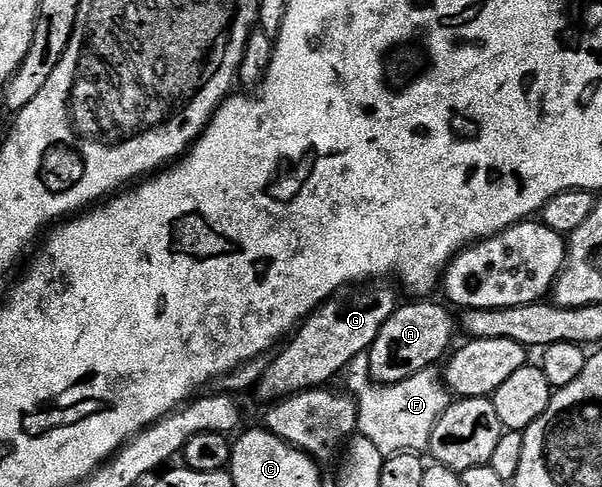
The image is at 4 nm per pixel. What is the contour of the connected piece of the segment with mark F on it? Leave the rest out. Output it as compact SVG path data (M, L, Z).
M363 353L347 364L344 377L349 378L347 390L357 402L358 435L371 440L384 456L428 451L431 432L435 432L439 416L443 416L451 401L440 369L415 372L415 376L399 380L399 384L379 384L369 377L369 355Z

